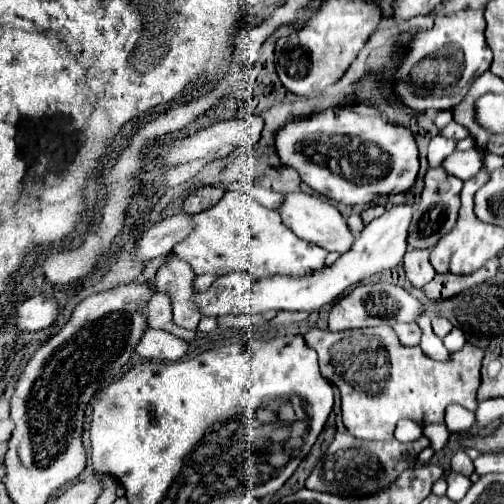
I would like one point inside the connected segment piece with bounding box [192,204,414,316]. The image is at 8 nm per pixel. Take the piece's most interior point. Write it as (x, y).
(380, 247)

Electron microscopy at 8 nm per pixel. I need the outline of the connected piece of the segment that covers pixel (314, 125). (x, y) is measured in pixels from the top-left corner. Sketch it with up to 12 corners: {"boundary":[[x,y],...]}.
{"boundary":[[324,110],[280,130],[282,164],[364,206],[408,192],[410,128]]}

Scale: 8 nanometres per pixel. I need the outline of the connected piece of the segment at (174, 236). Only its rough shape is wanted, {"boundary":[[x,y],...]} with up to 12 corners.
{"boundary":[[174,214],[140,236],[138,262],[172,252],[192,232],[192,214]]}

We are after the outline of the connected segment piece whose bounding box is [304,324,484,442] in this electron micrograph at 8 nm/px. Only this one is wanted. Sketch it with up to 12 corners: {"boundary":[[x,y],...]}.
{"boundary":[[388,324],[314,328],[324,378],[356,438],[476,410],[484,350],[446,362]]}

